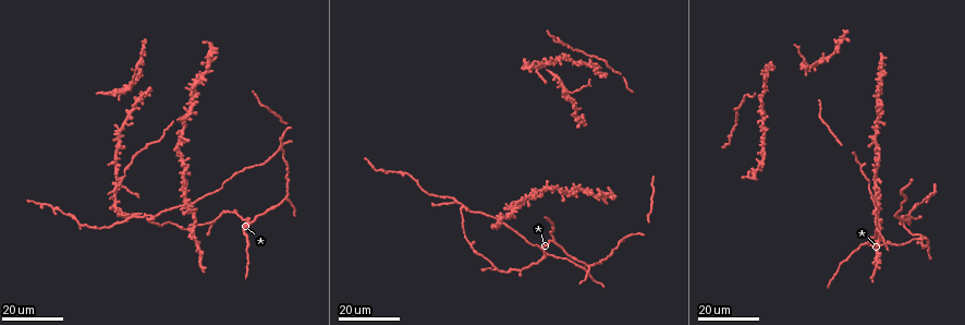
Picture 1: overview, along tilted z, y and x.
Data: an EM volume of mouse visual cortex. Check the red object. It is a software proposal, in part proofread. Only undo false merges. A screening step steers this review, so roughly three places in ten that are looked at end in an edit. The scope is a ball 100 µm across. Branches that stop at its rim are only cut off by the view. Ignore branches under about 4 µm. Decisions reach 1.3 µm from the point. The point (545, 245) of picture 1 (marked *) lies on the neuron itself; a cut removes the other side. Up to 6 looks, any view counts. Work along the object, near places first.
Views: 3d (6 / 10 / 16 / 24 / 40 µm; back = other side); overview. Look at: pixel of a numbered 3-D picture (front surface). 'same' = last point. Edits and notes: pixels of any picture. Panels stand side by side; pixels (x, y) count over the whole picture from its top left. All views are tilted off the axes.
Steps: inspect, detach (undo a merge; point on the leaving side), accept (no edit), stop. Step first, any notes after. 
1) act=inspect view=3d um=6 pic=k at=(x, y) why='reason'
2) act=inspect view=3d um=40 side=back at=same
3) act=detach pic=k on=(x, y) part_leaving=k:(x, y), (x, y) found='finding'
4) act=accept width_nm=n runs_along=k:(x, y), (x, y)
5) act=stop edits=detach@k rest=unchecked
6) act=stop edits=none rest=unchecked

act=inspect view=3d um=24 pic=1 at=(589, 266) why='arms part here'

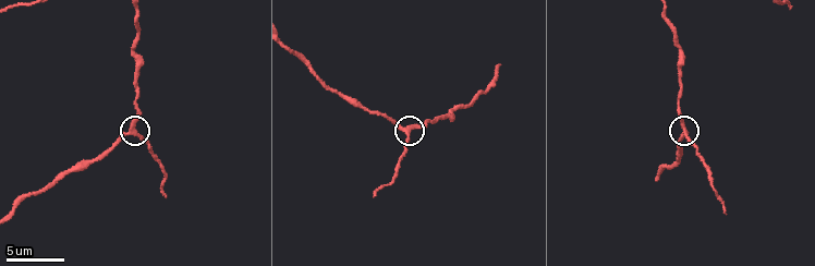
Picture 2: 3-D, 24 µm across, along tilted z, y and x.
act=inspect view=3d um=10 pic=2 at=(133, 126)

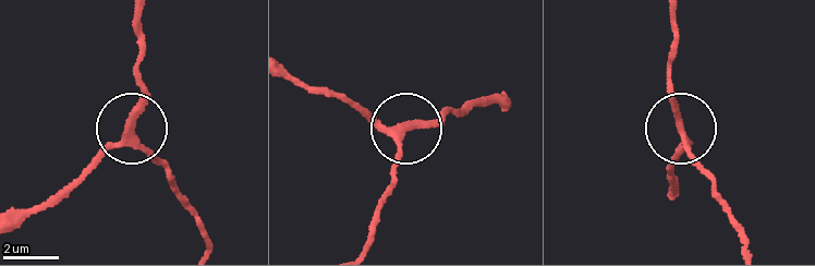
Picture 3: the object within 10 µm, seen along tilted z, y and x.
act=accept runs_along=3:(667, 189), (683, 135), (713, 184) found='one neuron here'

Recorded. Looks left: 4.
act=inspect view=3d um=16 pic=1 at=(574, 62) why='four arms meet'

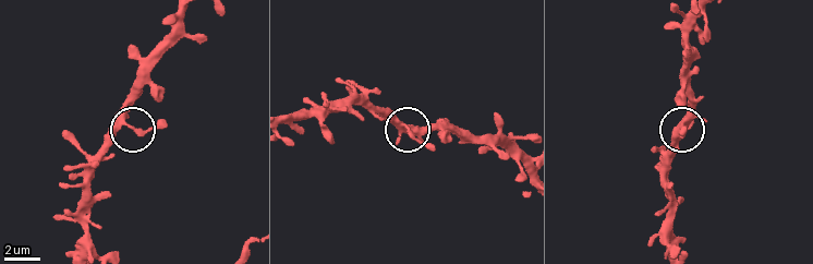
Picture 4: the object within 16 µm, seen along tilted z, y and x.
act=inspect view=3d um=10 pic=4 at=(128, 125)

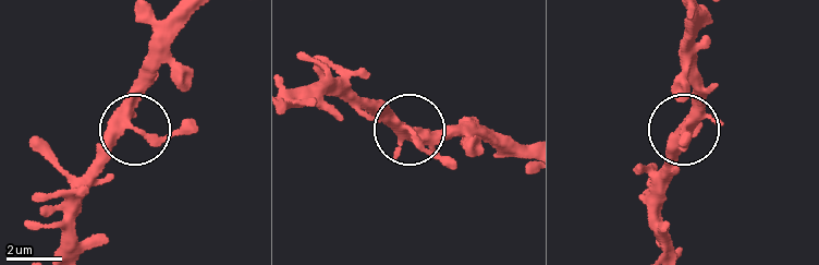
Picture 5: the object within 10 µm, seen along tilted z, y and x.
act=accept arms=4 found='one neuron here'

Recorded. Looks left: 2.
act=inspect view=3d um=16 pic=1 at=(764, 149) why='thin arm on a thick one'

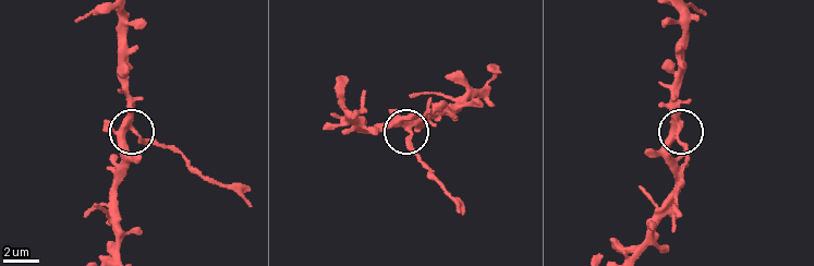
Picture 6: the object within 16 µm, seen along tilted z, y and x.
act=inspect view=3d um=6 pic=6 at=(133, 130)

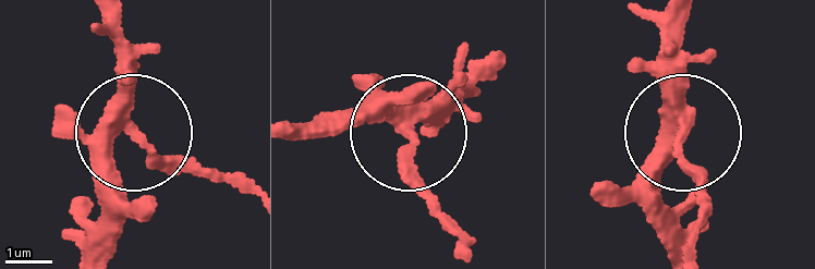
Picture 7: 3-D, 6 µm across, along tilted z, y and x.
act=detach pic=7 on=(185, 158) width_nm=350 part_leaving=7:(128, 134), (243, 191) found='two neurons meet here'

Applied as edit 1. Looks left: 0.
act=stop edits=detach@7 rest=unchecked

